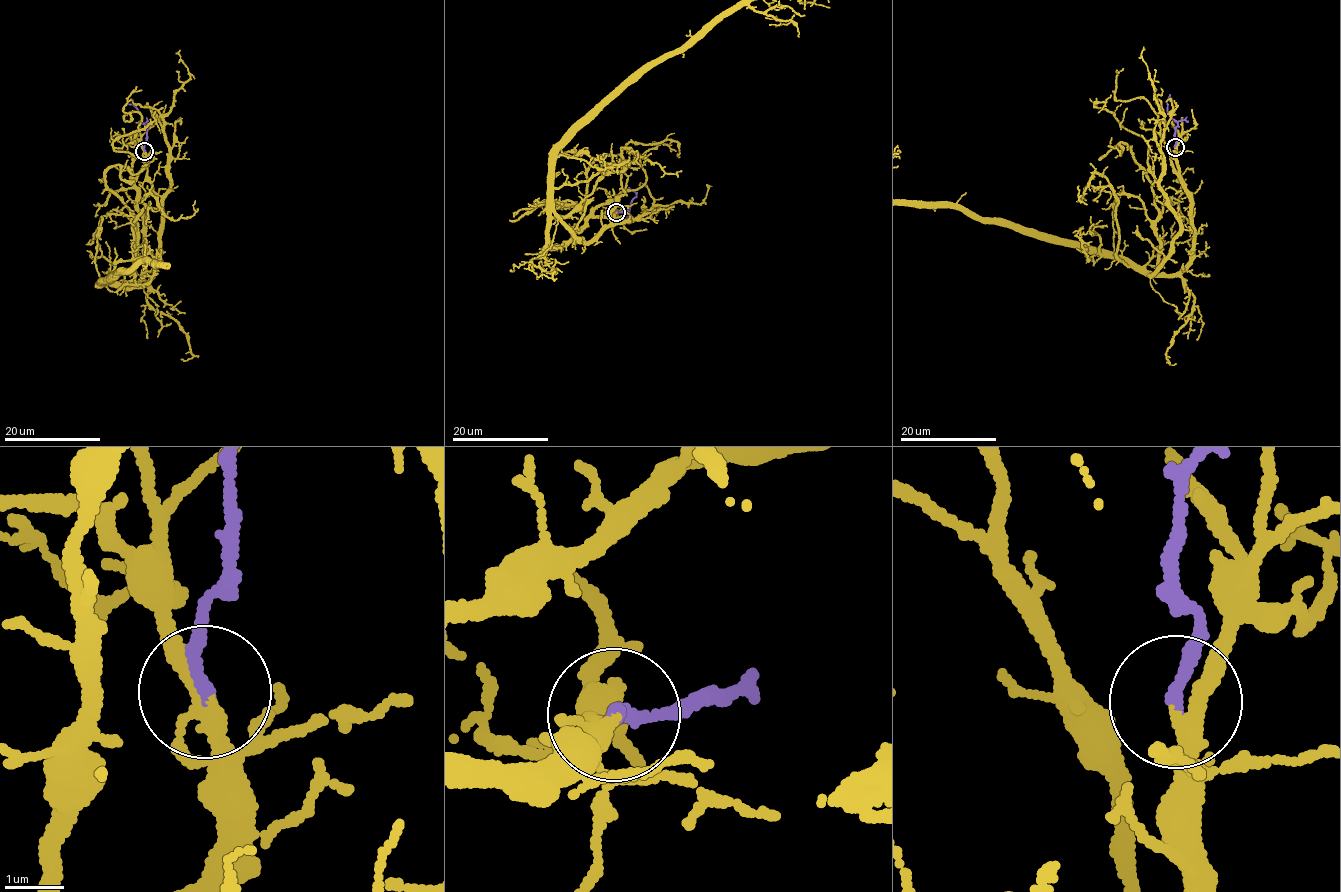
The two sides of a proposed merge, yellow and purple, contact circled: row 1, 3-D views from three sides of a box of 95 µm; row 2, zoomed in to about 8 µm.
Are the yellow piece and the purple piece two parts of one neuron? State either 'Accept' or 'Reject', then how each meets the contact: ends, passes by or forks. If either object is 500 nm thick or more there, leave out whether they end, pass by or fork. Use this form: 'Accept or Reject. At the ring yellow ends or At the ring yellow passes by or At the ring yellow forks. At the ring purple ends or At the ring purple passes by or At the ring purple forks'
Accept. At the ring yellow passes by. At the ring purple ends

